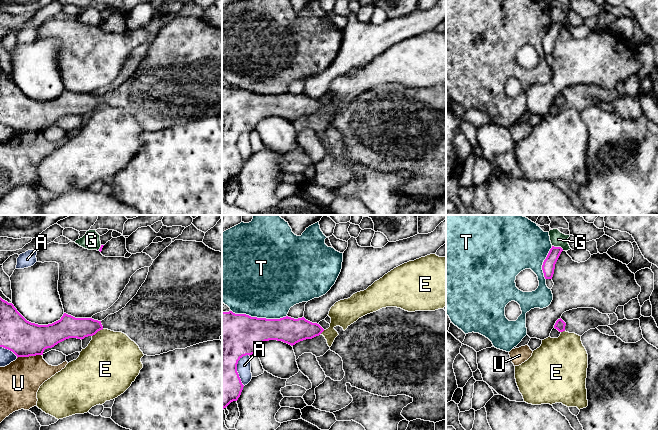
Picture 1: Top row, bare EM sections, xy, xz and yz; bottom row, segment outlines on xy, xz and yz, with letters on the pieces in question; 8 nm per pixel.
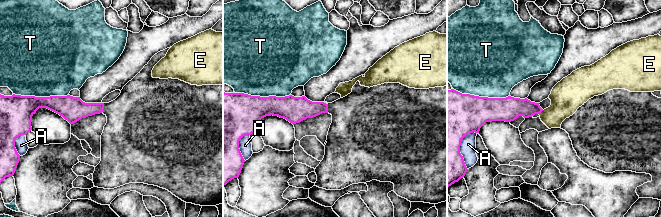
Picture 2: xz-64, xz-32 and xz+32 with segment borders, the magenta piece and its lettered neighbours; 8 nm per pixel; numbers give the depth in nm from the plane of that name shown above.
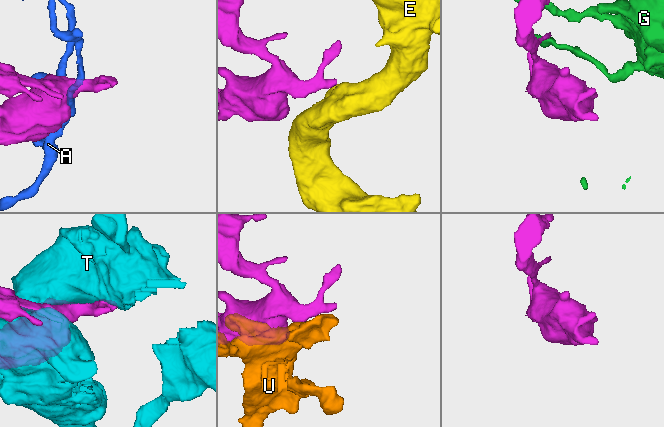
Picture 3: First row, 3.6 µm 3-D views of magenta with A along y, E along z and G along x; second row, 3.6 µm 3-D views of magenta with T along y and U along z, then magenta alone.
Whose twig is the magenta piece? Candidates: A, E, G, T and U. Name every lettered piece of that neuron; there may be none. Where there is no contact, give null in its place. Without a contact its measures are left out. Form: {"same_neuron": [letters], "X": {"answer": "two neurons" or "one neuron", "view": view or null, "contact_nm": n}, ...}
{"same_neuron": [], "A": {"answer": "two neurons", "view": "xz", "contact_nm": 260}, "E": {"answer": "two neurons", "view": "xy", "contact_nm": 110}, "G": {"answer": "two neurons", "view": "yz", "contact_nm": 100}, "T": {"answer": "two neurons", "view": "xz", "contact_nm": 460}, "U": {"answer": "two neurons", "view": "xy", "contact_nm": 200}}

